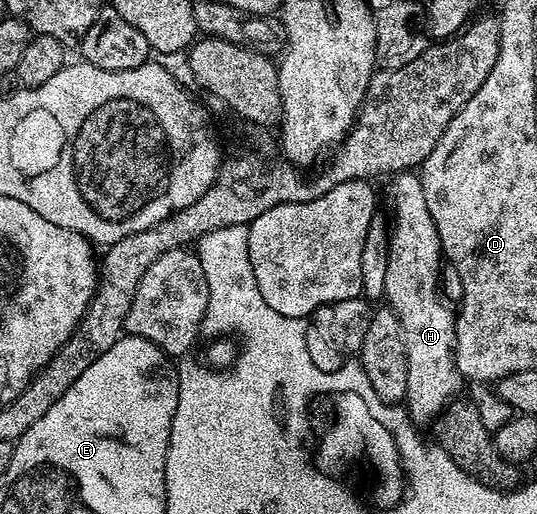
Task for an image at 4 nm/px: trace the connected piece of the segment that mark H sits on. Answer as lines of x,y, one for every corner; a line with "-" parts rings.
415,171
394,174
391,185
391,201
395,204
395,221
390,222
389,268
385,275
385,297
389,308
401,319
401,331
405,335
405,355
409,367
405,408
416,426
430,426
443,412
448,401
456,396
461,384
459,369
455,366
455,319
456,314
439,298
439,268
445,265
445,254
433,215
429,215
429,203
425,203
425,187
422,176

